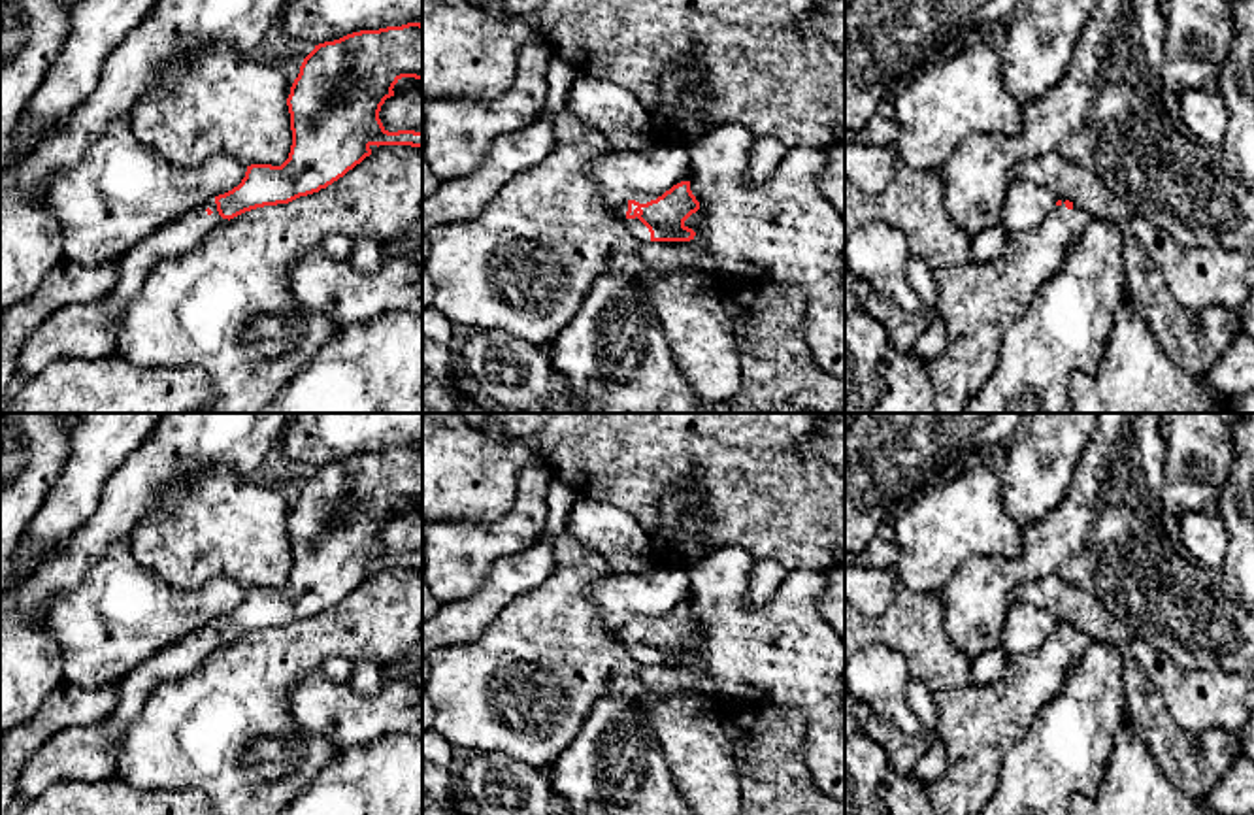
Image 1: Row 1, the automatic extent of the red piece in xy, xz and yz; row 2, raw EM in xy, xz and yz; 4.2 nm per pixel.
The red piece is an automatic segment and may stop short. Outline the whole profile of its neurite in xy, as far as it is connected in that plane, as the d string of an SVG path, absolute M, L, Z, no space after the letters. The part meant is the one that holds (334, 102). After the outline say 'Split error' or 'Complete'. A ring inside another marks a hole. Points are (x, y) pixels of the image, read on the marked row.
M407 23L379 30L360 30L334 42L315 45L304 58L300 74L287 98L290 113L292 145L281 166L251 164L245 177L232 191L219 194L196 209L162 226L147 240L136 243L119 266L115 287L94 302L70 304L51 313L25 341L17 372L28 379L58 358L102 358L115 351L119 313L143 287L147 274L170 257L187 255L230 219L264 206L289 204L326 189L371 155L371 145L422 147L422 132L388 132L379 111L394 96L402 77L422 79L422 25Z. Split error

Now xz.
M683 179L662 194L635 194L617 206L617 215L641 243L690 241L696 232L685 221L698 209L690 181Z. Split error

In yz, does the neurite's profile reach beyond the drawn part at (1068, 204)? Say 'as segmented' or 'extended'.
extended

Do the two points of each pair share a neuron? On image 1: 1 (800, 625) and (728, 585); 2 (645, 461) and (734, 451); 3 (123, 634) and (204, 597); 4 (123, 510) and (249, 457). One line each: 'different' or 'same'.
1: same
2: same
3: same
4: same

